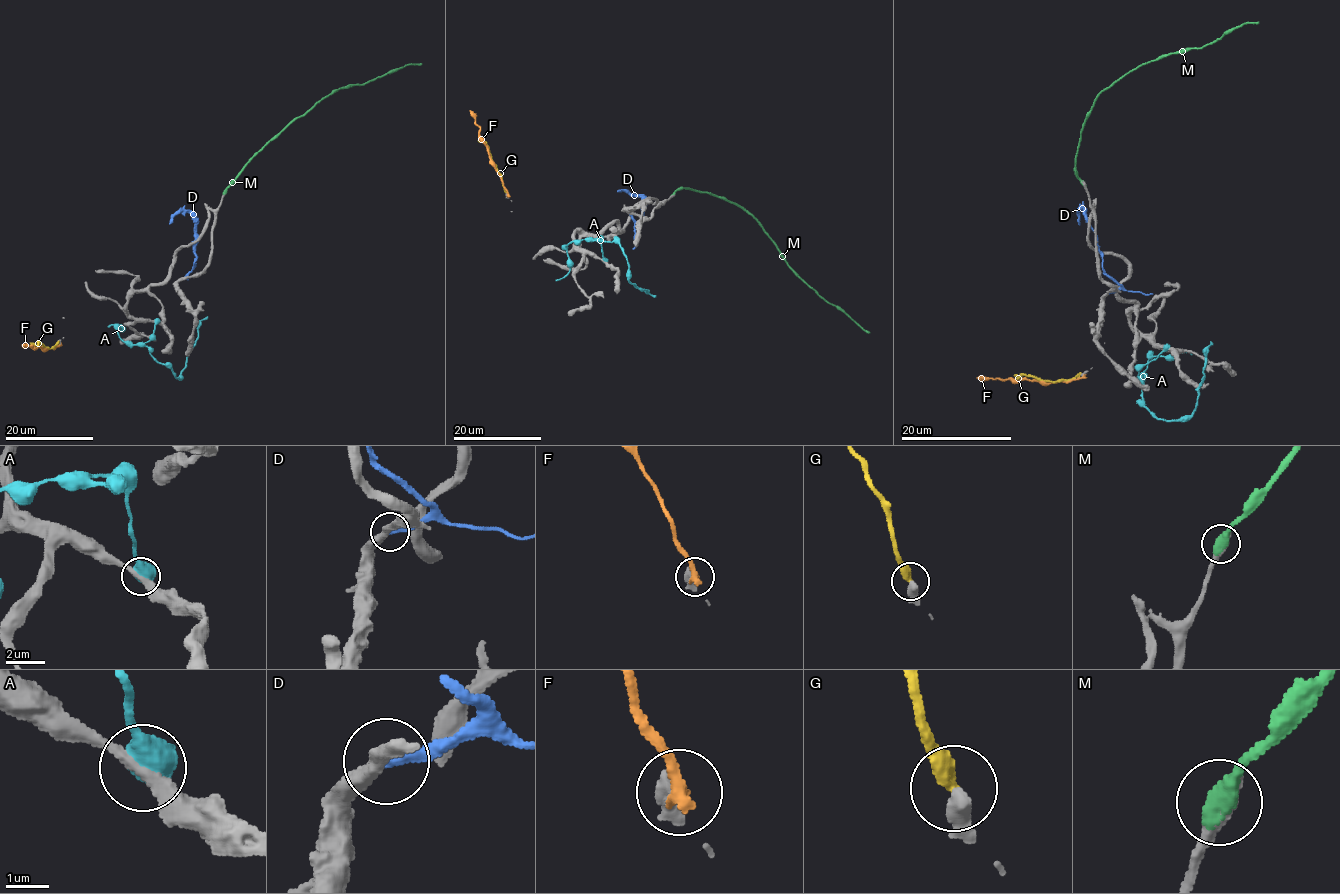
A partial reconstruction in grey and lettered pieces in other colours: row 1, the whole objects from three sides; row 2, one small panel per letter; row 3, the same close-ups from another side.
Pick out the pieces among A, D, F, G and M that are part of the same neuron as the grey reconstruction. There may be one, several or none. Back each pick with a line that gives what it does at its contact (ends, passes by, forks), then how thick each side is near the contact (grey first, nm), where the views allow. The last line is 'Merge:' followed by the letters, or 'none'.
M: it ends there; 440 nm thick on the grey side, 480 nm on the other
Merge: M

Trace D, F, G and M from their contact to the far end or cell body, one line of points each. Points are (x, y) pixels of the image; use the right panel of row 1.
D: (1108, 292), (1114, 292), (1119, 285), (1103, 267), (1097, 235), (1085, 209), (1080, 209), (1078, 216), (1079, 224)
F: (1083, 375), (1072, 381), (1054, 382), (976, 377)
G: (1080, 374), (1068, 380), (1047, 381), (1014, 374)
M: (1083, 184), (1075, 155), (1086, 115), (1104, 90), (1140, 65), (1202, 48), (1244, 23), (1258, 22)

